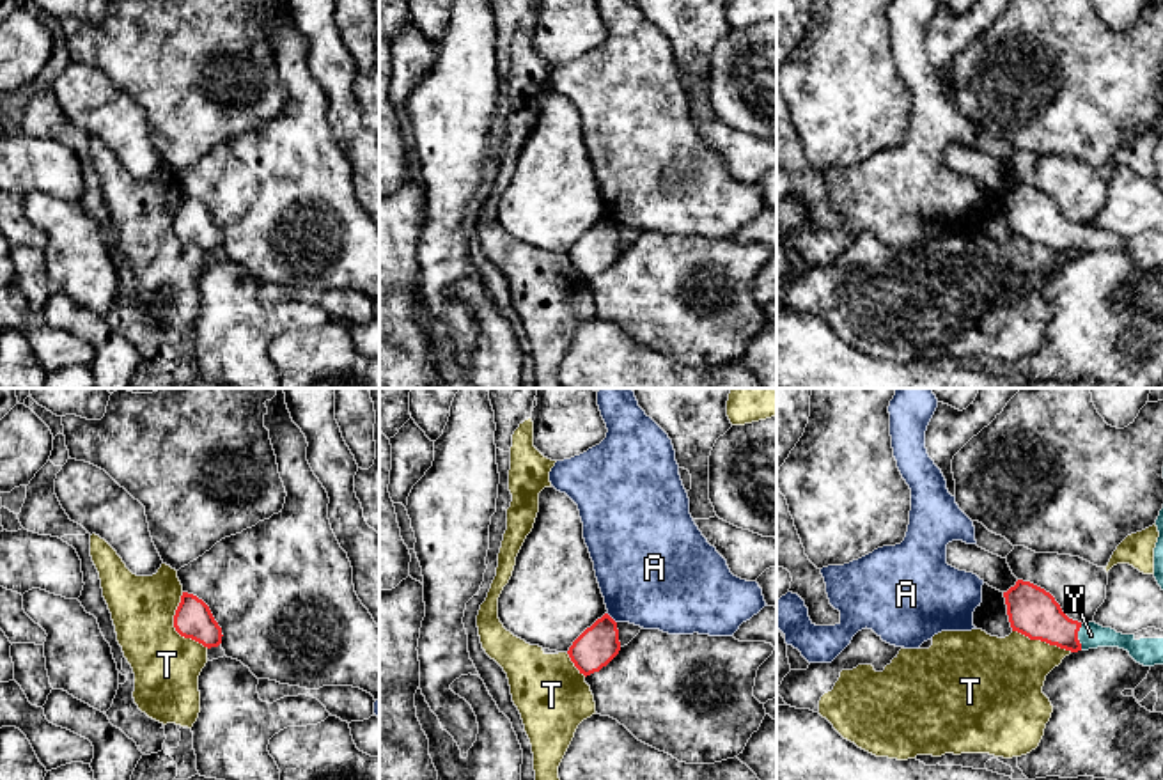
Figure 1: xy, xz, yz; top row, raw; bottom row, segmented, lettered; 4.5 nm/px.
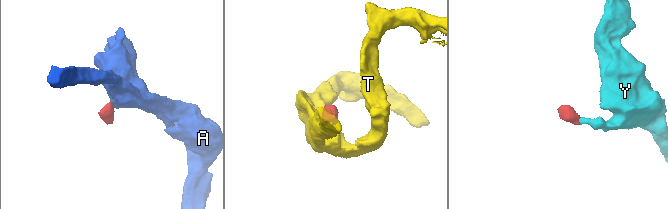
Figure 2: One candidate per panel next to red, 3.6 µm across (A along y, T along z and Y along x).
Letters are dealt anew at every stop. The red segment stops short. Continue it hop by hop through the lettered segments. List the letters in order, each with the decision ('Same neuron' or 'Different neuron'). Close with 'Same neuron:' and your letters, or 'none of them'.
A: Different neuron
T: Different neuron
Y: Same neuron
Same neuron: Y

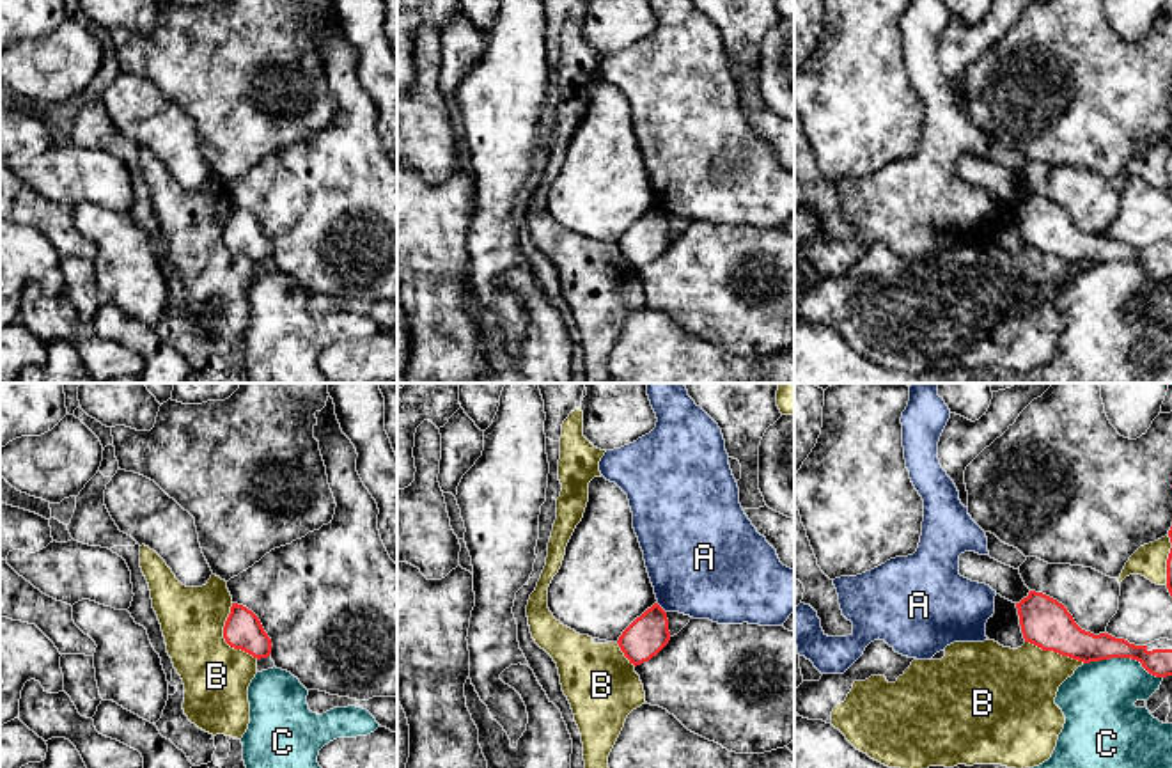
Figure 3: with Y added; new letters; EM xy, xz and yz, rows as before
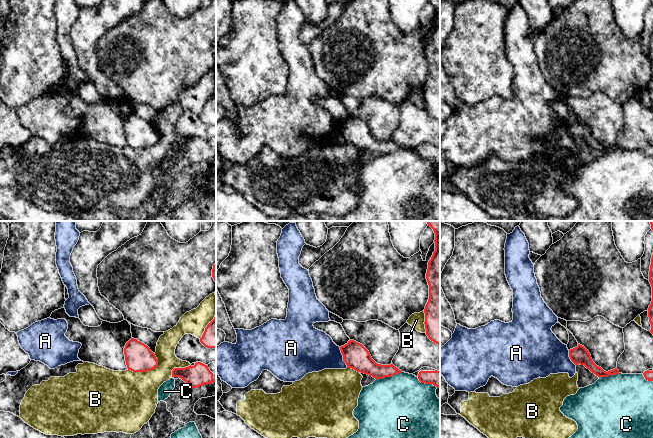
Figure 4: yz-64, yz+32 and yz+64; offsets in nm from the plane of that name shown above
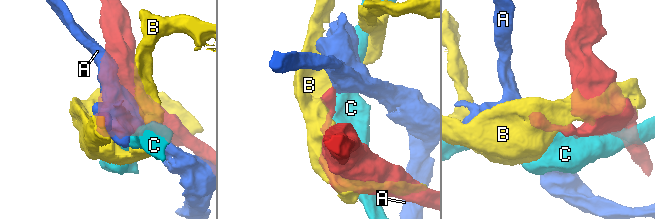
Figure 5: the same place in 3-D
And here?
A: Different neuron
B: Different neuron
C: Different neuron
Same neuron: none of them

